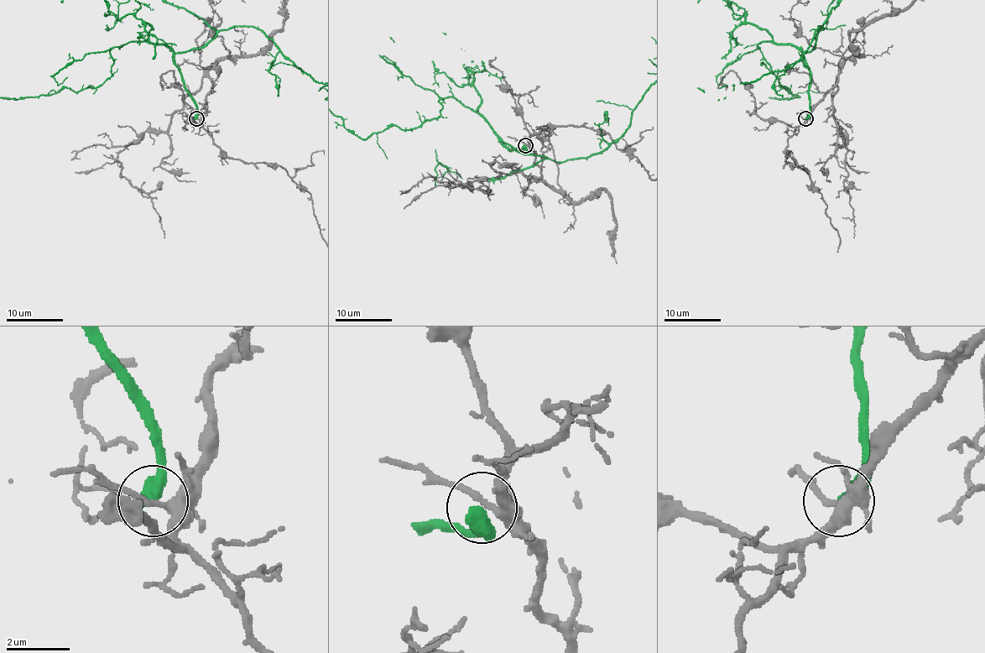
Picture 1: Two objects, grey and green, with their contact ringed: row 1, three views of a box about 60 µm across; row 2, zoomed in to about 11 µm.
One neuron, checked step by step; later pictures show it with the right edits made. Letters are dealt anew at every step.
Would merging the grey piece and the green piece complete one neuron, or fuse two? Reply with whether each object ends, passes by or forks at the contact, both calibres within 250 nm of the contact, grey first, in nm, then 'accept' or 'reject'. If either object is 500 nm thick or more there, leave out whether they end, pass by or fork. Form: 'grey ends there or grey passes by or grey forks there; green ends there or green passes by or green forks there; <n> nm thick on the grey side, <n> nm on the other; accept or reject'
grey forks there; green ends there; 260 nm thick on the grey side, 480 nm on the other; reject

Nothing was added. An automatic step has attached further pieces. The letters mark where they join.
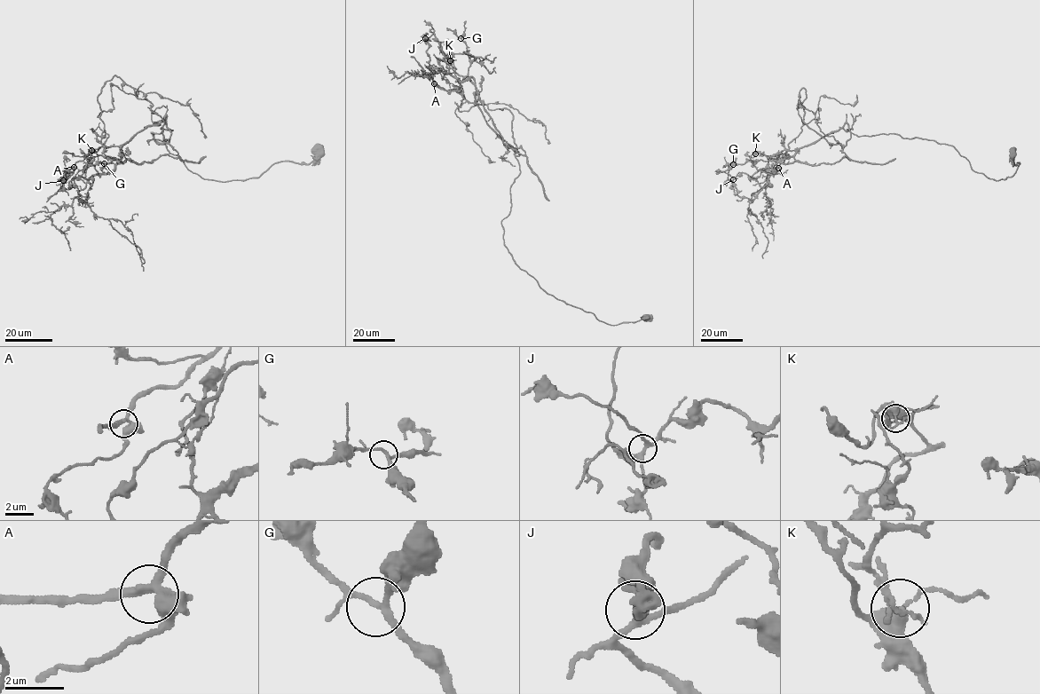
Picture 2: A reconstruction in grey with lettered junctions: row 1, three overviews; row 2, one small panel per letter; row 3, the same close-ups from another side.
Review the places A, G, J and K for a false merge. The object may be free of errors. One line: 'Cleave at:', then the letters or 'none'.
Cleave at: K

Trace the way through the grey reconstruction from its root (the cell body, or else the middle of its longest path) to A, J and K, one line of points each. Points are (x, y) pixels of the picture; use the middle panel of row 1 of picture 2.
A: (648, 318), (606, 324), (547, 295), (520, 268), (501, 224), (520, 171), (515, 151), (476, 103), (434, 83)
J: (648, 318), (606, 324), (516, 263), (501, 224), (520, 171), (515, 151), (476, 103), (436, 85), (425, 38)
K: (648, 318), (606, 324), (547, 295), (516, 263), (501, 220), (518, 161), (475, 103), (475, 85), (450, 60)

